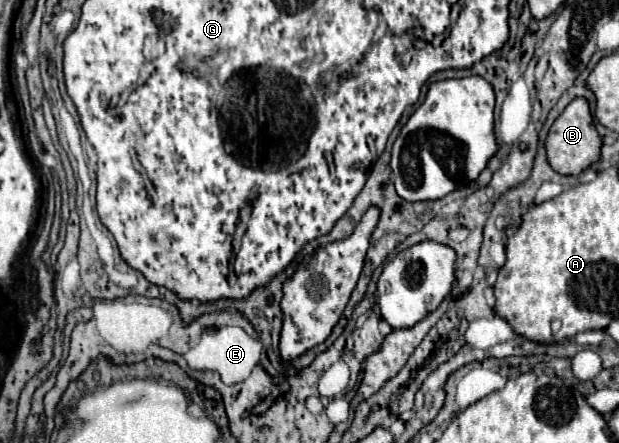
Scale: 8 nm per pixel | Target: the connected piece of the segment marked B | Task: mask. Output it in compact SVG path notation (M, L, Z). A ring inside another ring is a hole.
M573 99L565 107L565 111L555 119L555 123L547 133L545 141L547 163L561 175L579 175L599 159L599 149L601 149L601 137L595 131L587 99Z

